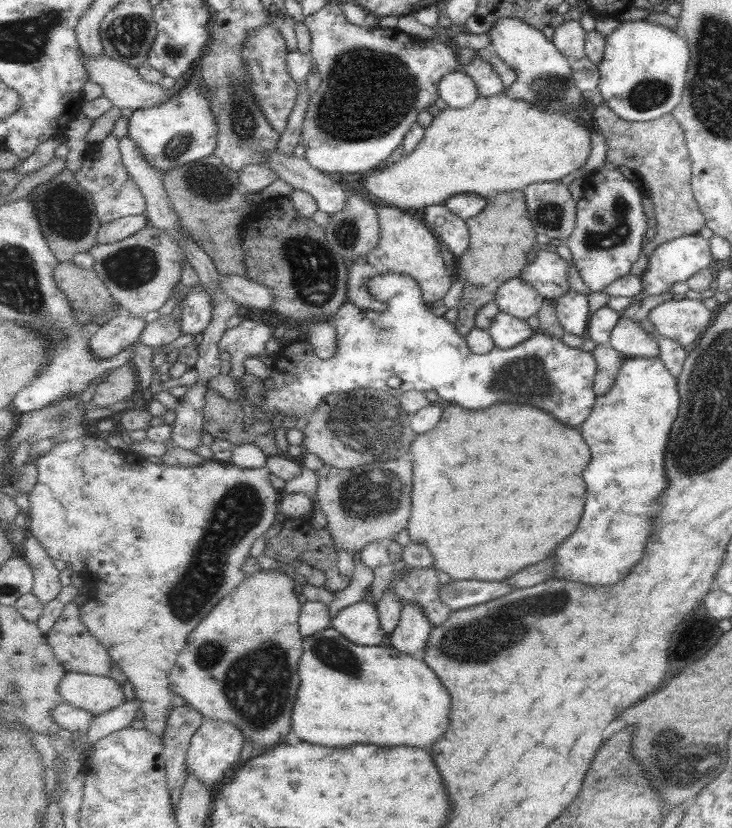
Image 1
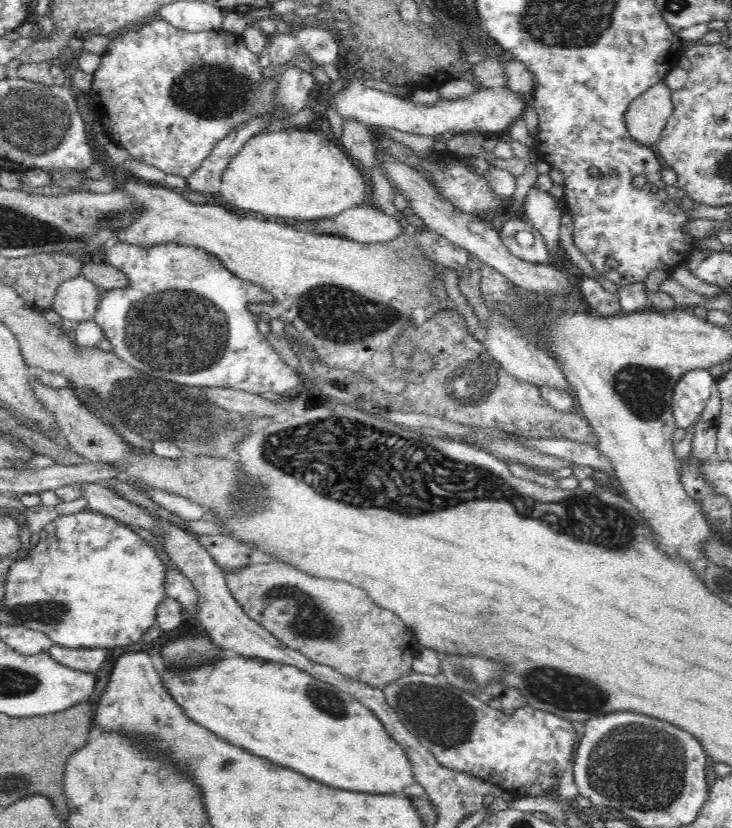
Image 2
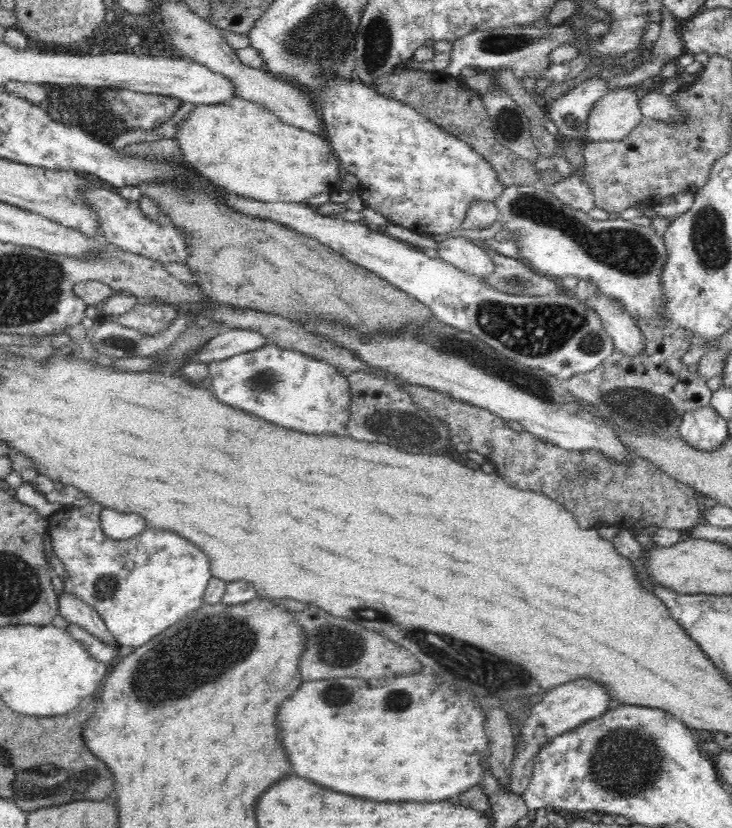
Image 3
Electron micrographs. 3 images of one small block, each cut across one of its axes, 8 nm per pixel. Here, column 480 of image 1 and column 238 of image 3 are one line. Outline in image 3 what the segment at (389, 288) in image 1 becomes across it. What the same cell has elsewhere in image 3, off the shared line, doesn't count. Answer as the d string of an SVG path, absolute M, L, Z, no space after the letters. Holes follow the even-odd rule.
M269 345L259 350L235 355L224 360L209 363L209 374L213 380L215 396L224 404L234 404L238 410L246 410L254 416L266 418L268 422L294 428L300 432L344 435L344 423L349 415L350 395L349 382L345 376L326 362L312 359L309 355L276 345Z

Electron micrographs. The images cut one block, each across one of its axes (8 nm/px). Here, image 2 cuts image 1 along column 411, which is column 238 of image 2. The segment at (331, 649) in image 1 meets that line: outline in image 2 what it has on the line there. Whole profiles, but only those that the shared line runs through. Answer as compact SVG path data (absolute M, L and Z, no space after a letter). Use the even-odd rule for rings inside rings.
M224 654L220 662L202 664L192 670L166 668L166 672L160 672L160 676L162 674L168 692L190 720L256 756L270 758L280 766L292 768L342 790L401 794L402 788L414 783L412 767L404 749L390 740L378 717L356 697L314 678L300 668L274 660Z

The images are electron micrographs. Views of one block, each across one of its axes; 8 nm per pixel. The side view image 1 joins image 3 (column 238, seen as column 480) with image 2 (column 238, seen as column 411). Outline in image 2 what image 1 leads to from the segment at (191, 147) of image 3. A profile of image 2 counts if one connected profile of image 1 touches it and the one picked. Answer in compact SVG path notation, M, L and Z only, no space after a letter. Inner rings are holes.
M292 128L250 138L230 161L219 193L242 213L310 222L370 204L372 189L369 177L342 146L312 130Z

